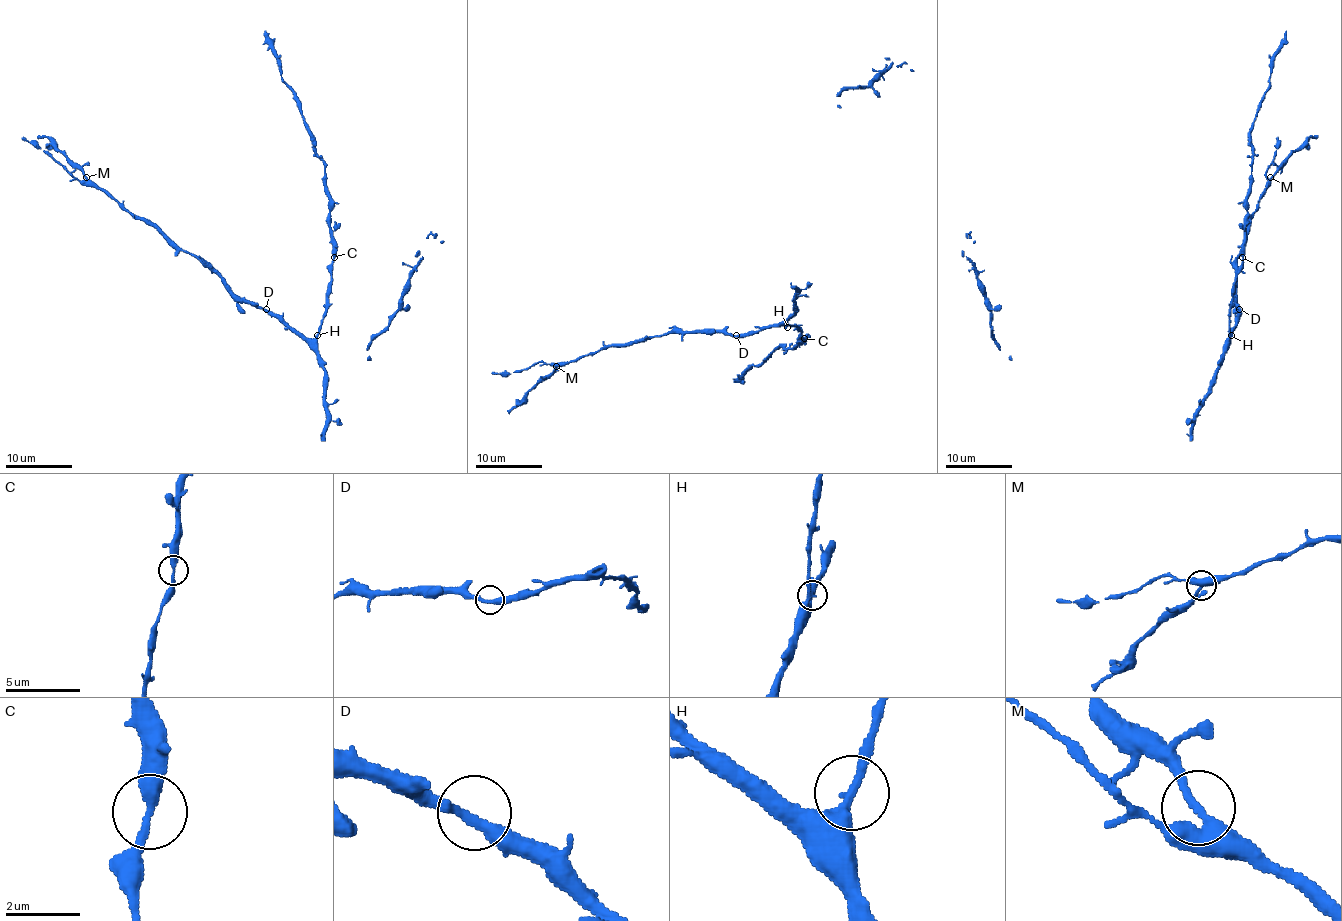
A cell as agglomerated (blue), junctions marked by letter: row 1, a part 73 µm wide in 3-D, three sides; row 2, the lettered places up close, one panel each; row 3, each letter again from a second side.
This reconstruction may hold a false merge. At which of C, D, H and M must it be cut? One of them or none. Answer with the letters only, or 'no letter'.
no letter

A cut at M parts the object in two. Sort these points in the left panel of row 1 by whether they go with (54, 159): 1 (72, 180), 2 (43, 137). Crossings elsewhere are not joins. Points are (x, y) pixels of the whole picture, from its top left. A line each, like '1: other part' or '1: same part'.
1: same part
2: other part

